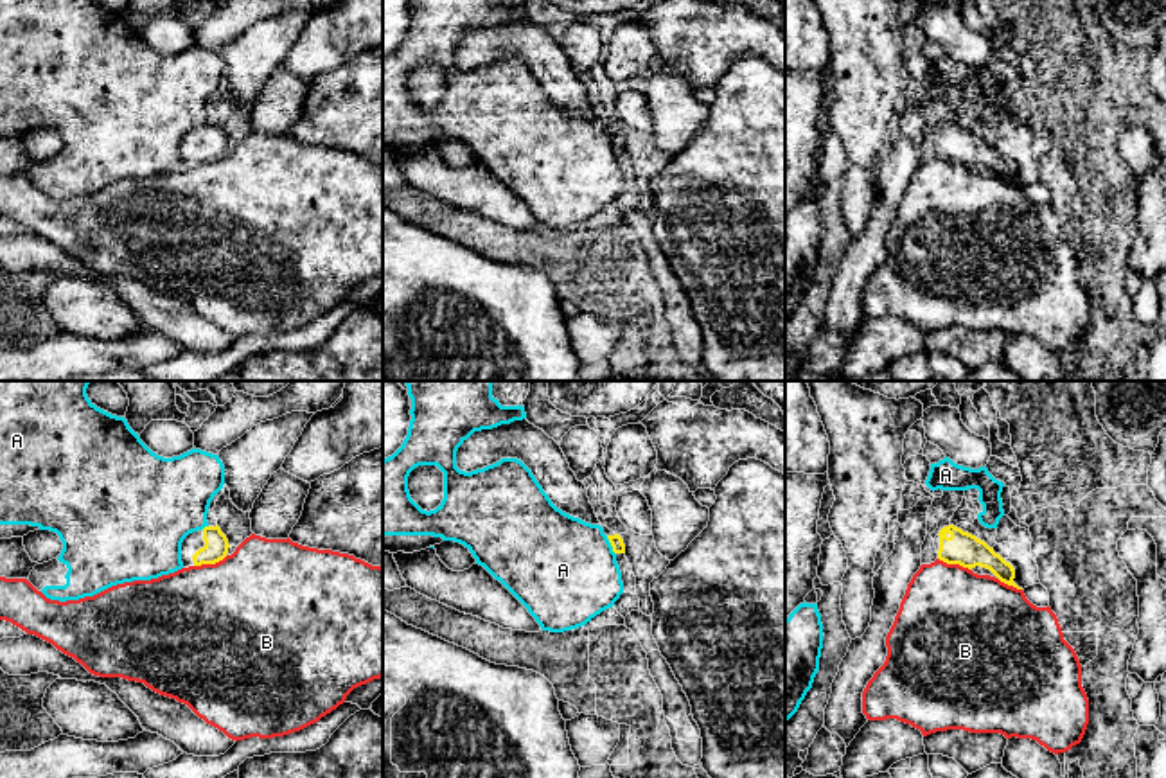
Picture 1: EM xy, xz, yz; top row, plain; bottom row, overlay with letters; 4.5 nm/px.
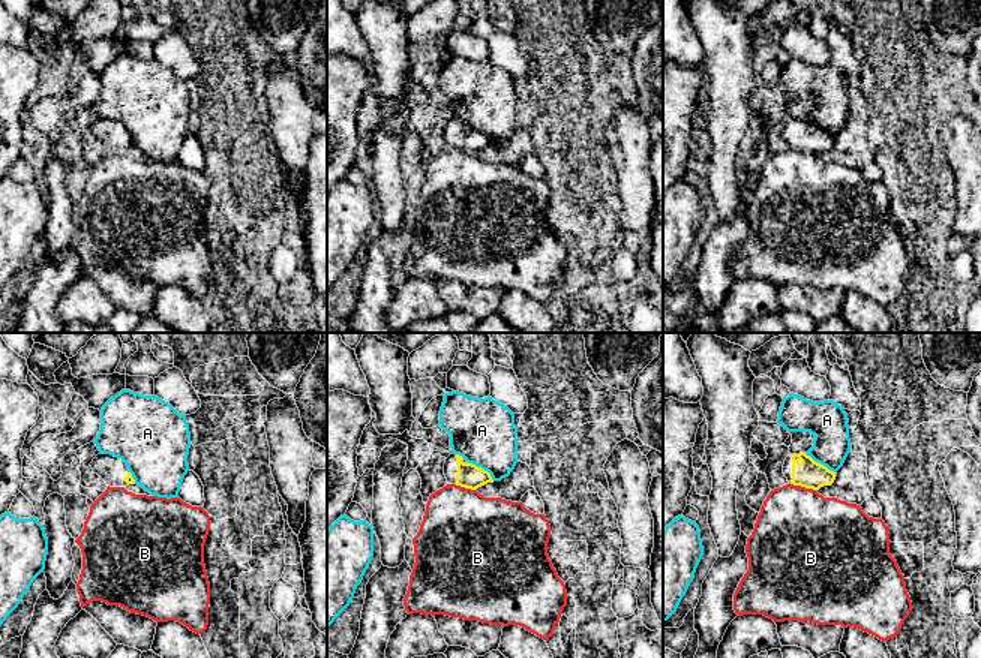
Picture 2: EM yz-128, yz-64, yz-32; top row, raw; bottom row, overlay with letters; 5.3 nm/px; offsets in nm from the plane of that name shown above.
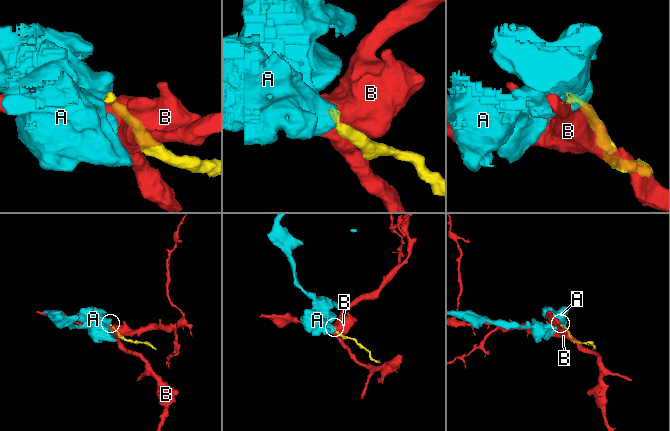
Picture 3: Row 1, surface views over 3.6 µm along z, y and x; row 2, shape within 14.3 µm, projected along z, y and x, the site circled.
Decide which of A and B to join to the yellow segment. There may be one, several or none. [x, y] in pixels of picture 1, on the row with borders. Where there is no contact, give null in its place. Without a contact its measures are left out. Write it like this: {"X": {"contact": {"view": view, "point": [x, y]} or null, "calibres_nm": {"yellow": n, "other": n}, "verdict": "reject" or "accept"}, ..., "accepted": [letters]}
{"A": {"contact": {"view": "xz", "point": [611, 545]}, "calibres_nm": {"yellow": 60, "other": 480}, "verdict": "reject"}, "B": {"contact": {"view": "yz", "point": [954, 563]}, "calibres_nm": {"yellow": 150, "other": 460}, "verdict": "reject"}, "accepted": []}

